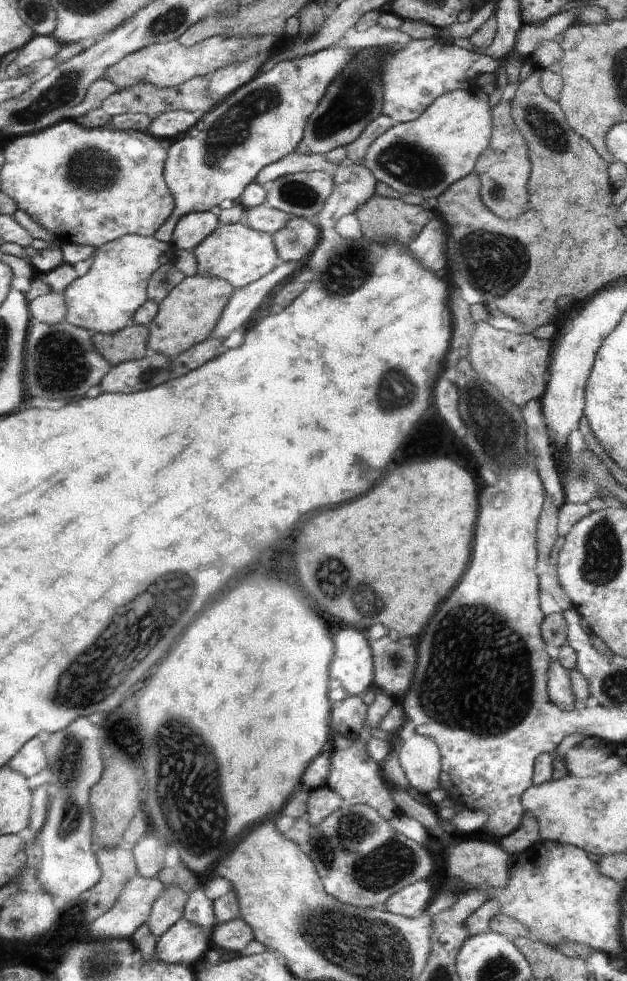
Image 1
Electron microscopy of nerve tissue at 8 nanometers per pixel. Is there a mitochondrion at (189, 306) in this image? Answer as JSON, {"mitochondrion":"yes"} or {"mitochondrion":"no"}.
{"mitochondrion":"no"}

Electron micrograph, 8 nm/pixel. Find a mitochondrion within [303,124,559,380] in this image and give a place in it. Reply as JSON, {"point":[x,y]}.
{"point":[497,261]}

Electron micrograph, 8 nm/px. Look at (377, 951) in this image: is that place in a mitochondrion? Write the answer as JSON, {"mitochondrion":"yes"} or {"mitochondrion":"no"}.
{"mitochondrion":"yes"}

